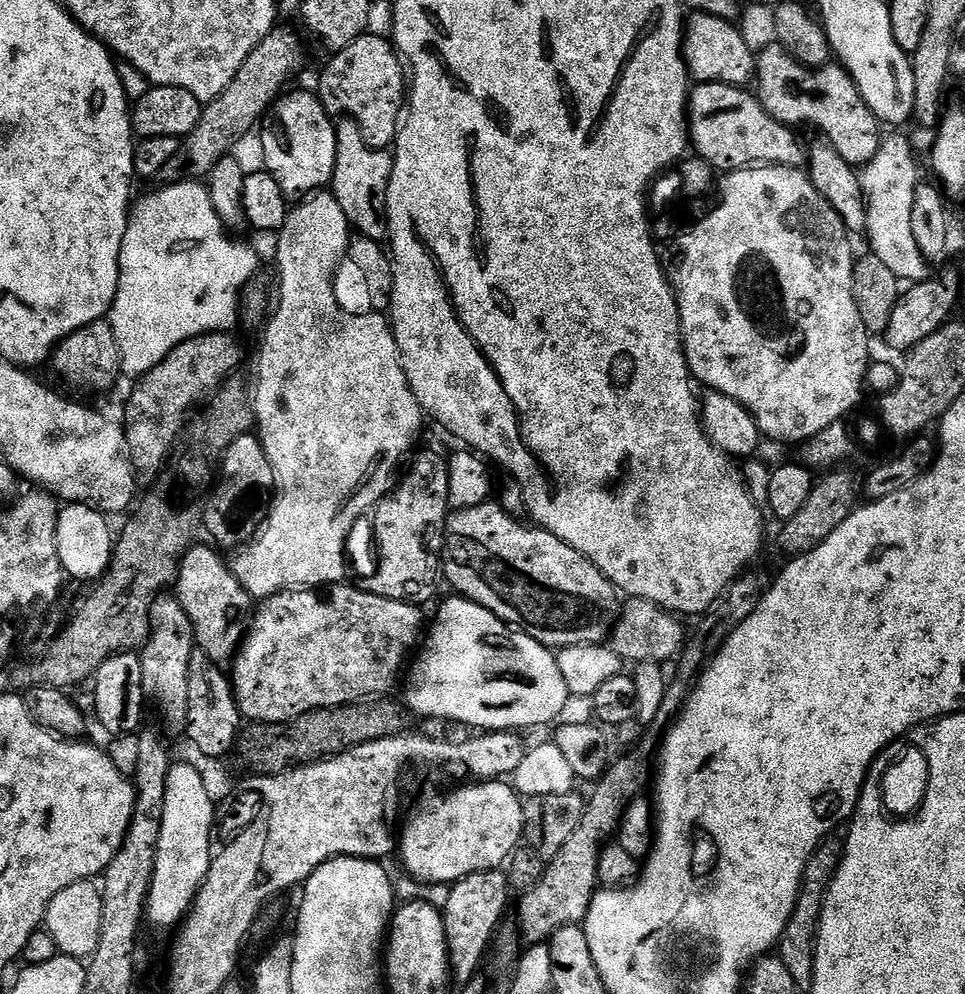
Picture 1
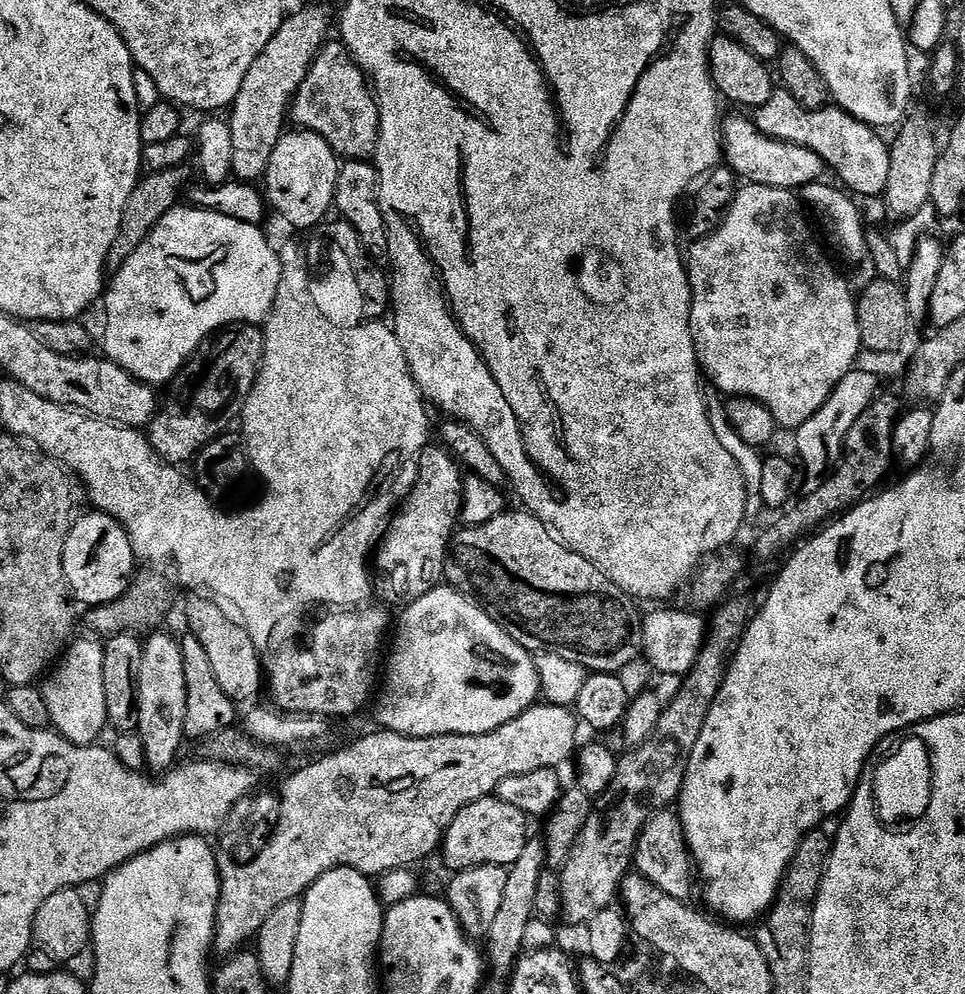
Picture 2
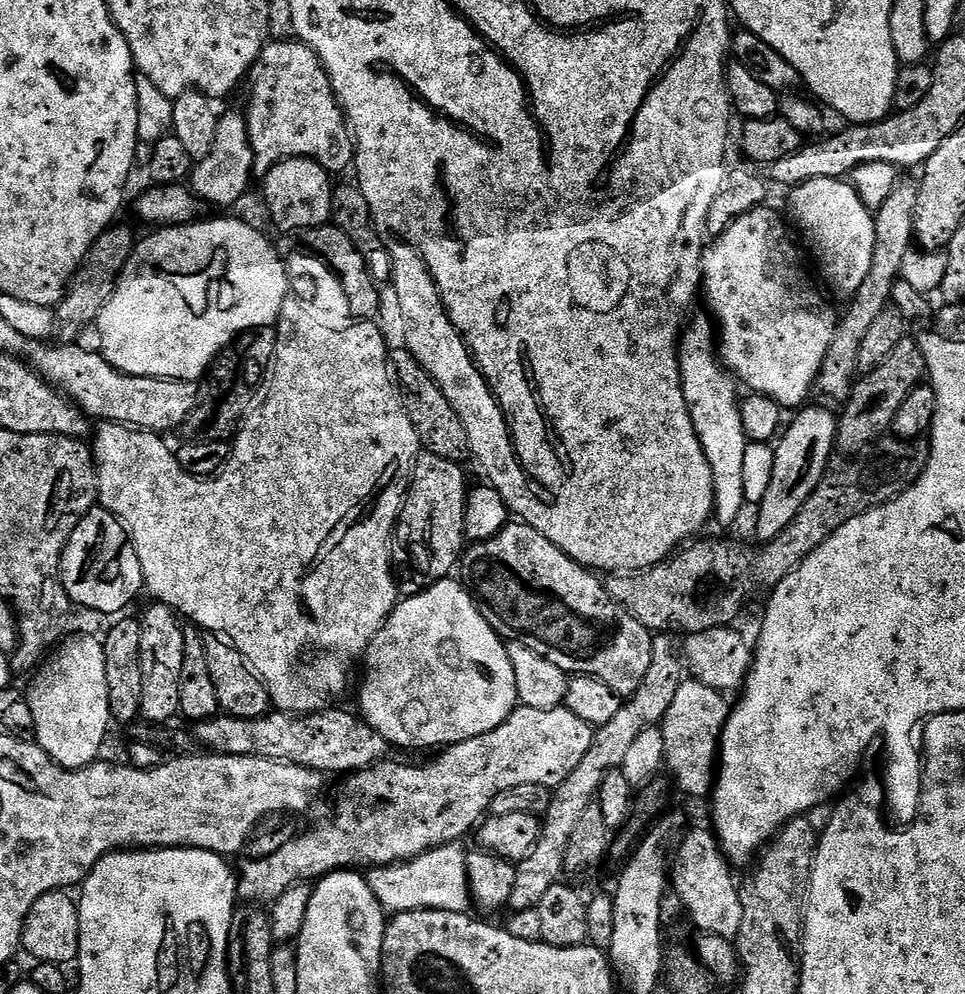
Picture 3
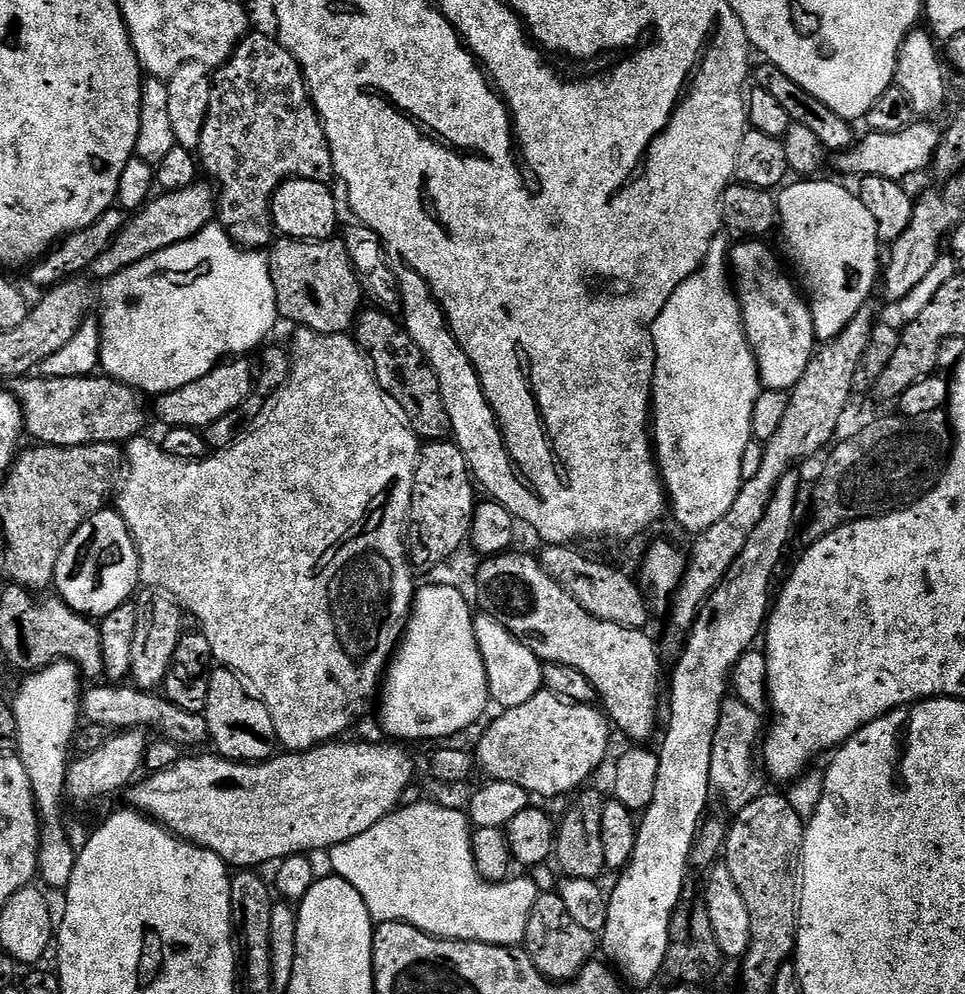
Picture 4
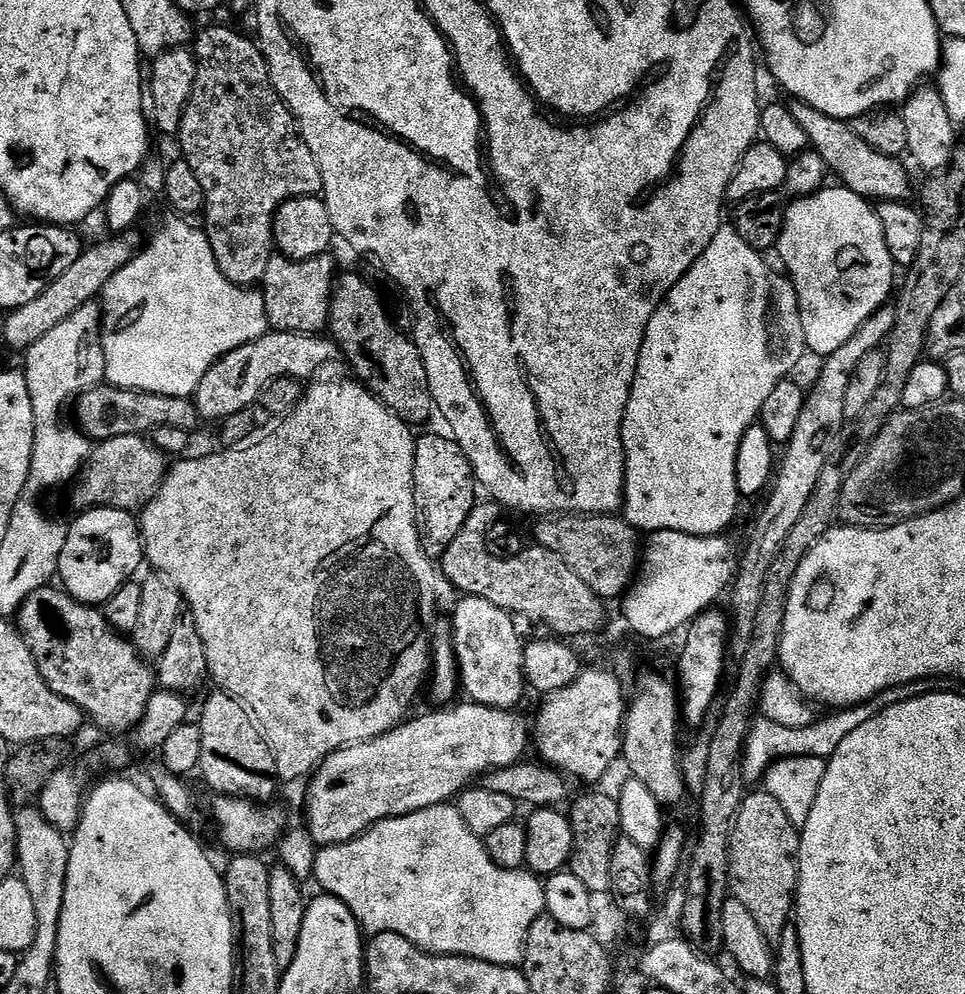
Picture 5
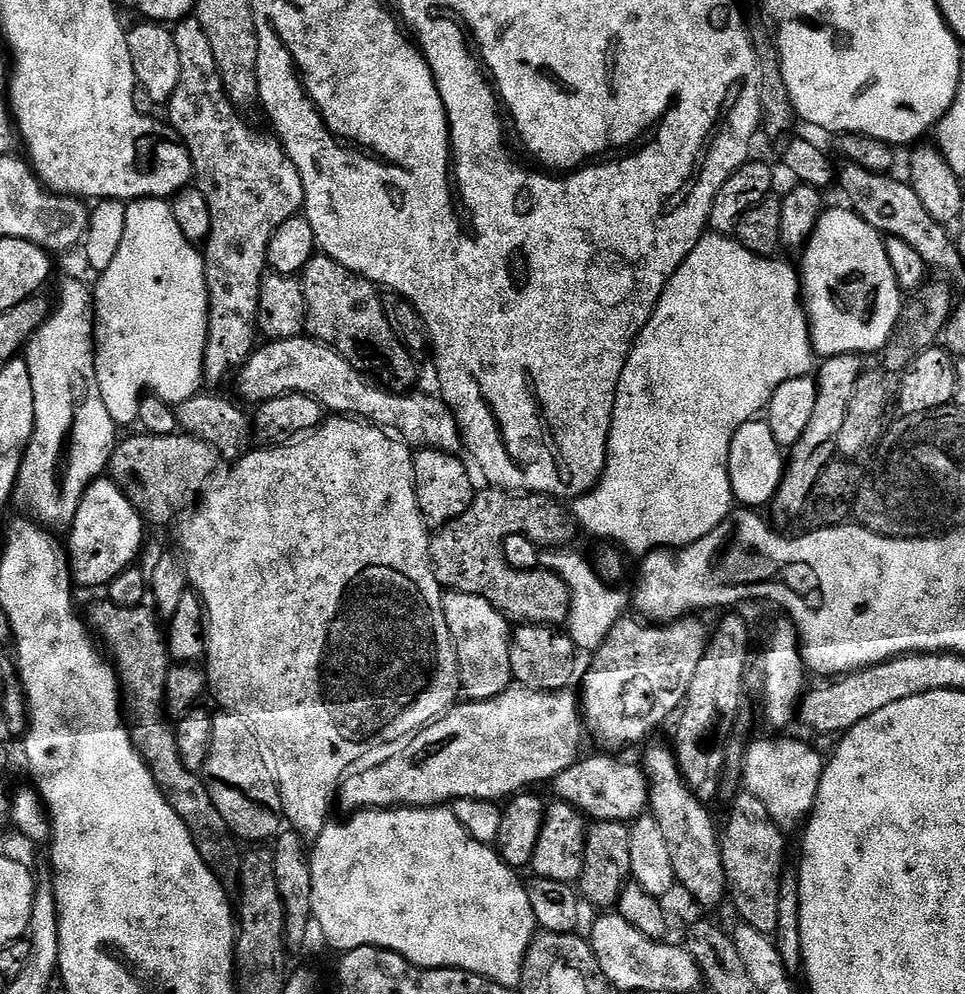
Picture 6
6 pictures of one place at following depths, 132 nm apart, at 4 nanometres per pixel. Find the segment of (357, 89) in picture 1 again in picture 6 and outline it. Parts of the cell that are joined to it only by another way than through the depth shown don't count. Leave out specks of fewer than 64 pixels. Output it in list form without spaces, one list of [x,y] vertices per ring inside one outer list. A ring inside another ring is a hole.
[[[194,18],[182,20],[175,25],[174,35],[182,72],[172,99],[166,105],[166,111],[168,111],[166,120],[172,131],[188,147],[188,153],[192,159],[195,187],[202,190],[202,195],[205,196],[206,203],[210,206],[210,230],[212,232],[202,248],[209,294],[208,337],[204,354],[203,383],[209,386],[209,384],[220,384],[223,380],[231,381],[240,371],[241,366],[252,357],[257,347],[256,315],[260,301],[260,287],[268,268],[270,238],[274,238],[274,230],[278,230],[282,222],[286,222],[303,209],[304,187],[298,170],[286,154],[284,145],[279,139],[272,134],[267,136],[264,132],[255,132],[240,117],[243,115],[236,105],[229,100],[220,71],[214,62],[214,50],[210,50],[210,42],[200,23]]]

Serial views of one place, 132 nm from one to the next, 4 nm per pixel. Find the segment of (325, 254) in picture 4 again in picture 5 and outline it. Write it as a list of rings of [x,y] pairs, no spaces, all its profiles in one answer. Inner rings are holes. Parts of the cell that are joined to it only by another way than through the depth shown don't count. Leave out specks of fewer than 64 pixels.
[[[279,254],[272,255],[262,281],[269,329],[307,336],[327,329],[328,306],[332,303],[332,289],[338,279],[336,264],[330,257],[325,254],[309,260],[291,260]]]

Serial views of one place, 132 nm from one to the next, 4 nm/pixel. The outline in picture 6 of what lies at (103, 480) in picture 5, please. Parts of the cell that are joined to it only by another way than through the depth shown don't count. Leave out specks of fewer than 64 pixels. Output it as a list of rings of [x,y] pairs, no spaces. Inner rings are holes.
[[[187,434],[139,435],[129,440],[121,439],[117,443],[112,455],[110,478],[149,525],[175,525],[181,519],[180,511],[187,504],[195,505],[201,493],[209,487],[208,479],[215,474],[216,467],[222,464],[221,457],[209,444]]]

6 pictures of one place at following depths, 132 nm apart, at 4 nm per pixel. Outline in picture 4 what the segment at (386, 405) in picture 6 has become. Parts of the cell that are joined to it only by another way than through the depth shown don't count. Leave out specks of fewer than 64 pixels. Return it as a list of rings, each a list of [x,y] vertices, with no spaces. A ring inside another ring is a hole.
[[[228,358],[217,364],[210,374],[198,378],[198,382],[190,382],[190,386],[182,386],[173,392],[165,392],[154,400],[154,416],[168,428],[194,428],[207,430],[226,414],[240,412],[247,402],[254,384],[254,364],[248,358]]]

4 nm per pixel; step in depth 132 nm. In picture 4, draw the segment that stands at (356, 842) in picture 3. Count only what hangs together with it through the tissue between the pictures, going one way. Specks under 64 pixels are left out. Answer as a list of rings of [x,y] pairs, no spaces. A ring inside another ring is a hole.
[[[541,690],[530,698],[530,702],[522,702],[517,708],[505,708],[499,714],[501,716],[485,730],[480,745],[474,748],[479,771],[484,771],[488,780],[514,782],[514,786],[522,786],[533,797],[564,796],[567,792],[583,789],[587,785],[584,783],[603,766],[608,756],[613,729],[607,715],[592,704],[576,704]]]

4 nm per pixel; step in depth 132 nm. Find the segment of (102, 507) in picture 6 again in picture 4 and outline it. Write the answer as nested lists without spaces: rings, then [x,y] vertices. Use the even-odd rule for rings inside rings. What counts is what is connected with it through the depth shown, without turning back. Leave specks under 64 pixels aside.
[[[116,510],[96,512],[70,538],[66,550],[58,558],[54,588],[59,599],[69,604],[76,612],[89,618],[103,618],[110,610],[118,610],[118,606],[129,603],[133,599],[132,591],[142,584],[140,566],[140,550],[128,524]]]

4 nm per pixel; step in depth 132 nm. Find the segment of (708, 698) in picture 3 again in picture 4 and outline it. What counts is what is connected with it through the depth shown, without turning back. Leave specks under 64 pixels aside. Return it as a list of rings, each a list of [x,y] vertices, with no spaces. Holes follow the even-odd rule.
[[[735,698],[725,699],[719,729],[715,731],[715,752],[711,758],[709,799],[722,802],[729,815],[745,809],[761,793],[760,782],[754,778],[754,746],[761,739],[763,715]]]

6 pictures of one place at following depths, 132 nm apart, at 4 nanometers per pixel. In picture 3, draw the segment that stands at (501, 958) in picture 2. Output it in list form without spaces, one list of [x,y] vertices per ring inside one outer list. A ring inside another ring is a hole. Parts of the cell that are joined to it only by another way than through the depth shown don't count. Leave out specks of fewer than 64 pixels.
[[[656,634],[652,638],[652,653],[650,666],[646,670],[646,678],[642,678],[642,686],[634,690],[632,696],[621,703],[618,714],[606,722],[606,726],[595,729],[592,733],[590,750],[578,762],[573,772],[557,788],[551,789],[550,806],[546,806],[540,822],[538,842],[521,864],[516,865],[514,874],[514,891],[510,894],[508,908],[513,913],[531,912],[536,909],[538,902],[550,891],[550,886],[561,883],[565,875],[566,846],[570,846],[570,837],[578,827],[586,806],[597,799],[603,779],[616,769],[620,769],[629,747],[638,736],[650,727],[660,726],[670,709],[674,694],[686,679],[686,665],[683,655],[678,651],[678,644],[672,641],[668,634]]]

